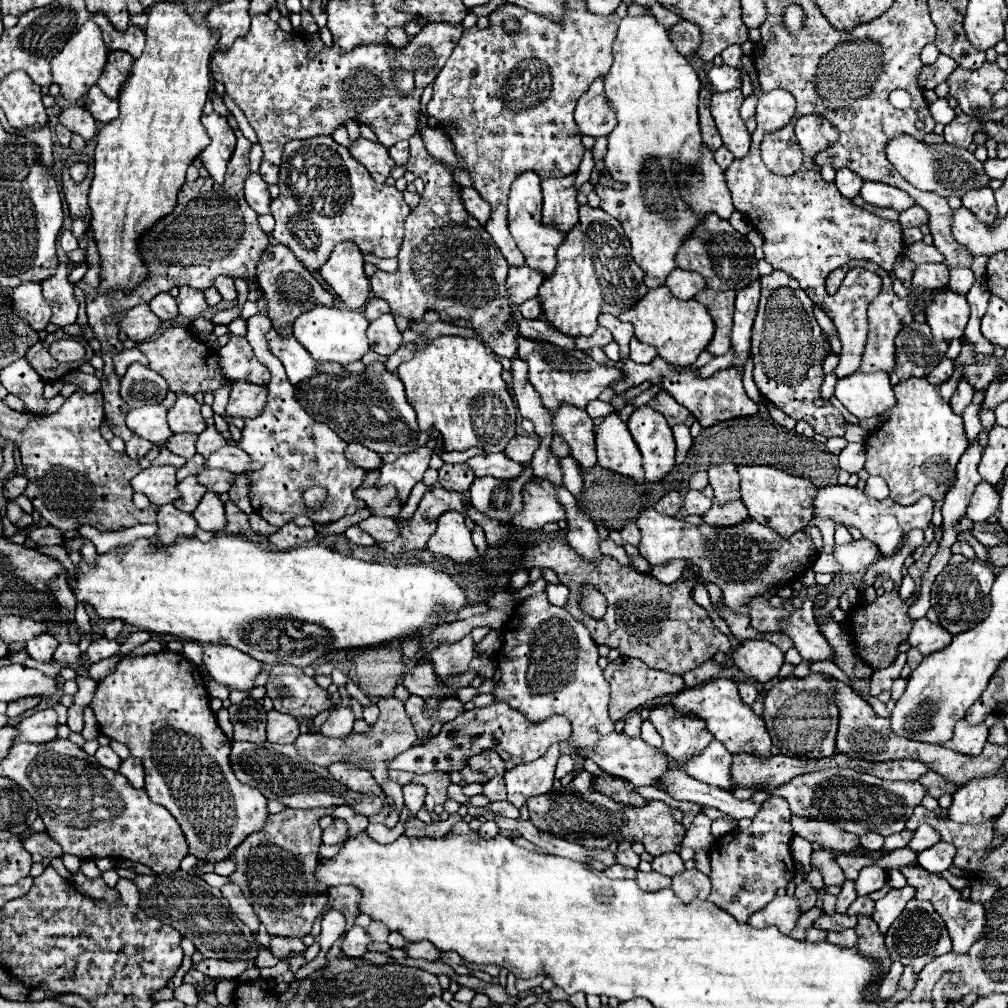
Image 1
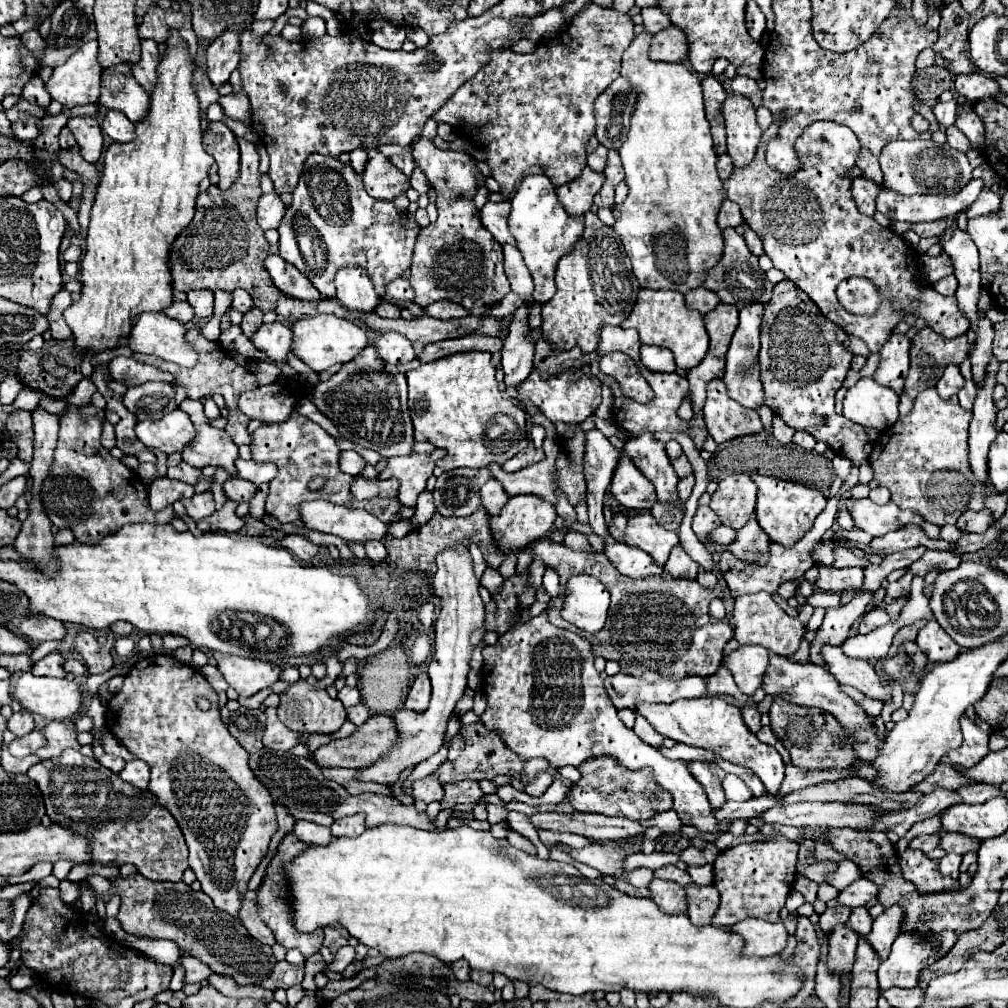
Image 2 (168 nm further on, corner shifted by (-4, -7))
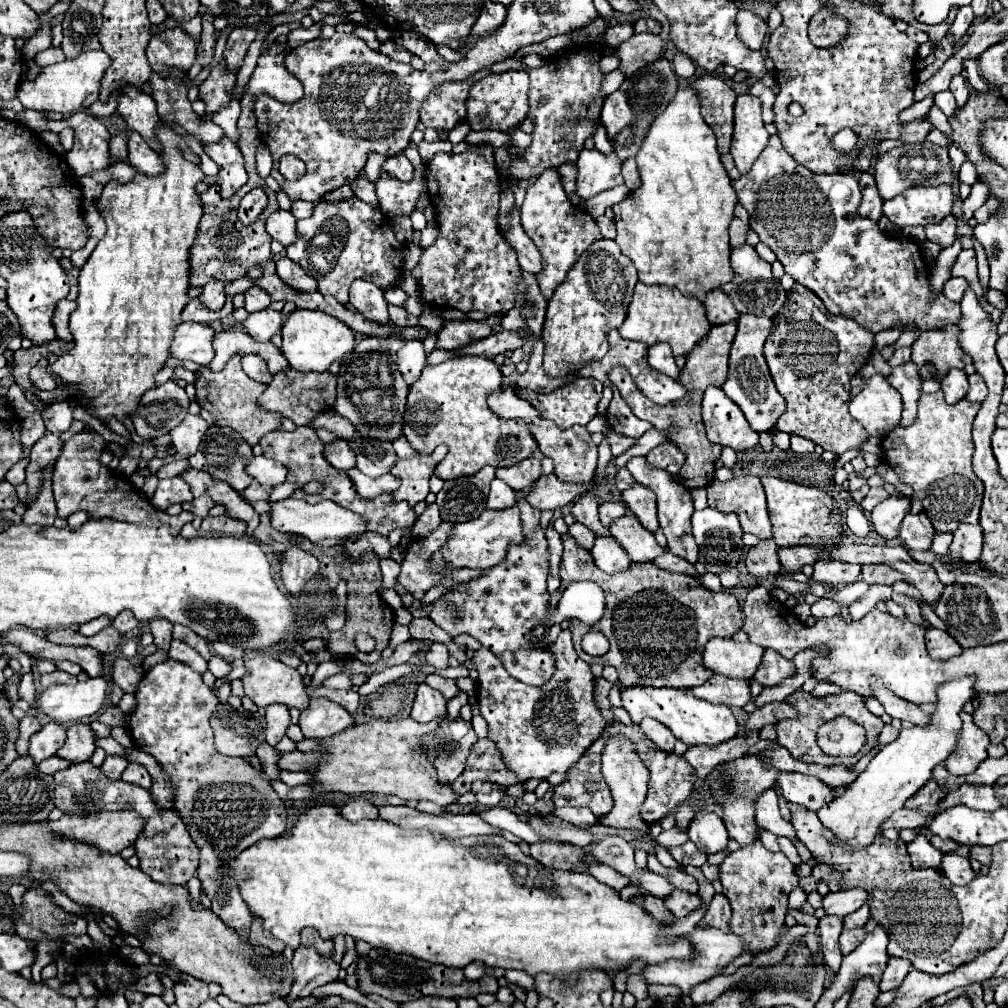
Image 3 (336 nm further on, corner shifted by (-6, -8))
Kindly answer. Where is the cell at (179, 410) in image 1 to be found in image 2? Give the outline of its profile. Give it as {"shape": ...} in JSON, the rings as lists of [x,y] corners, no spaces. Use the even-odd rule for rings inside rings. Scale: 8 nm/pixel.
{"shape":[[[185,399],[179,407],[191,417],[191,421],[197,429],[195,441],[191,445],[187,445],[183,451],[183,461],[197,469],[203,469],[207,465],[221,467],[229,473],[229,477],[235,477],[237,475],[235,461],[239,459],[239,451],[237,451],[237,445],[233,443],[233,439],[229,437],[229,433],[225,429],[215,429],[207,421],[199,401]]]}

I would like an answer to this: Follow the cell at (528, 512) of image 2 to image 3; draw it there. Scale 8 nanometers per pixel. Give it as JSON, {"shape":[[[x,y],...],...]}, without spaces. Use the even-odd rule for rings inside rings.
{"shape":[[[517,506],[507,510],[485,510],[479,518],[457,524],[451,534],[451,544],[443,548],[445,556],[435,556],[435,560],[447,560],[447,564],[455,568],[493,568],[505,560],[509,546],[523,544],[523,538],[523,522]]]}

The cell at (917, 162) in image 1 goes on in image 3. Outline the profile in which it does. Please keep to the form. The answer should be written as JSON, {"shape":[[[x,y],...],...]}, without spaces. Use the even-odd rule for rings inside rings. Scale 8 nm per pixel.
{"shape":[[[929,140],[921,144],[905,144],[899,148],[893,148],[877,158],[873,176],[877,172],[877,188],[883,200],[891,200],[899,192],[913,188],[913,186],[939,186],[939,184],[953,184],[955,174],[953,174],[953,164],[947,154],[947,148],[935,146]]]}

